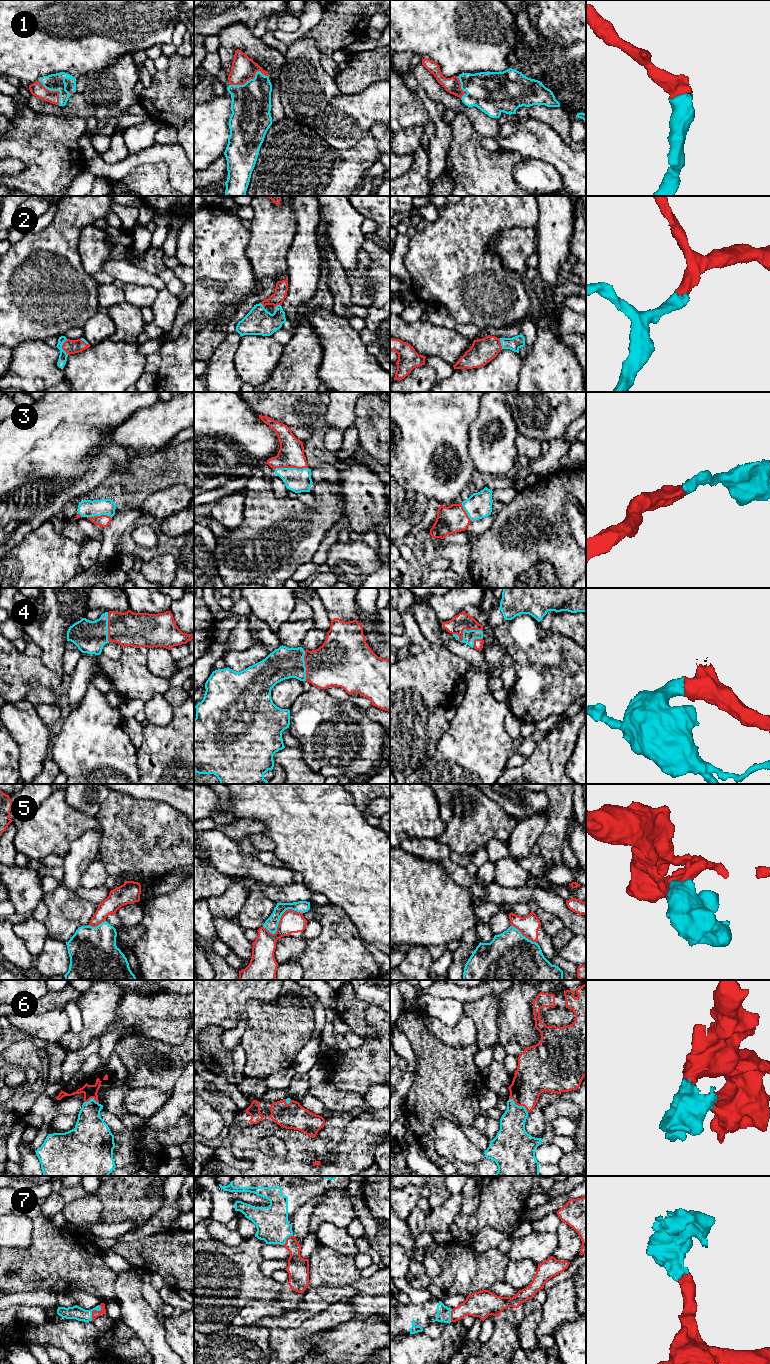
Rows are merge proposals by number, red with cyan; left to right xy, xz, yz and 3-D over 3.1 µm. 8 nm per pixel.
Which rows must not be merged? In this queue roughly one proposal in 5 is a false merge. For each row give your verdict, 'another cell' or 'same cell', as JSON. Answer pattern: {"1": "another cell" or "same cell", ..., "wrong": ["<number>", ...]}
{"1": "same cell", "2": "same cell", "3": "same cell", "4": "same cell", "5": "another cell", "6": "same cell", "7": "same cell", "wrong": ["5"]}

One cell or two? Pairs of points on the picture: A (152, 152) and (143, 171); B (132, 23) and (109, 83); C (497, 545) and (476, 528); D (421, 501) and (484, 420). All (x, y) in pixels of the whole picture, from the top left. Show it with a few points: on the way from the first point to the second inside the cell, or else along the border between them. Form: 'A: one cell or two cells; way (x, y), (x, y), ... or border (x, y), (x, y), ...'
A: two cells; border (168, 164), (162, 161), (137, 164), (126, 175)
B: two cells; border (132, 54), (122, 54), (109, 65), (99, 70)
C: two cells; border (497, 515), (493, 523), (479, 535), (471, 548)
D: two cells; border (402, 487), (421, 493), (428, 500)

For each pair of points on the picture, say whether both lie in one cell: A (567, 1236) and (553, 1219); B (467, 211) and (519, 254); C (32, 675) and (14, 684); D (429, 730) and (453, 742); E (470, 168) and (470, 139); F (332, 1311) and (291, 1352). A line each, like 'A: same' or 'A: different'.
A: different
B: different
C: same
D: different
E: same
F: same

